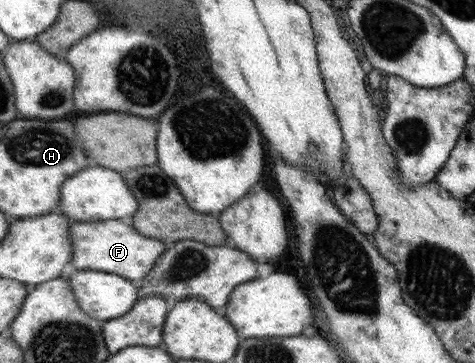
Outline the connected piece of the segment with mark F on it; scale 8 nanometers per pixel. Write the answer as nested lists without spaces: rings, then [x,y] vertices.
[[[120,220],[73,222],[69,233],[73,240],[73,259],[69,268],[118,274],[137,284],[154,269],[169,245],[158,238],[146,237],[130,223]]]

